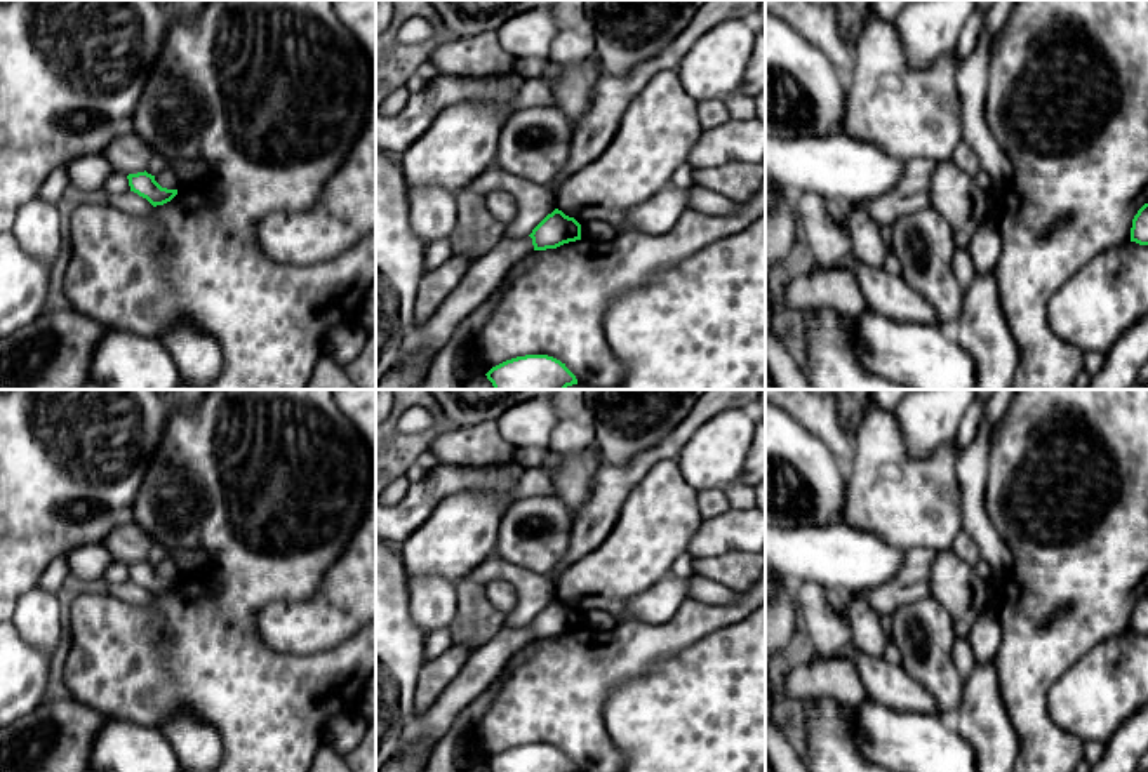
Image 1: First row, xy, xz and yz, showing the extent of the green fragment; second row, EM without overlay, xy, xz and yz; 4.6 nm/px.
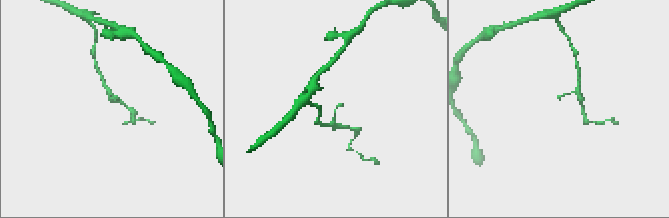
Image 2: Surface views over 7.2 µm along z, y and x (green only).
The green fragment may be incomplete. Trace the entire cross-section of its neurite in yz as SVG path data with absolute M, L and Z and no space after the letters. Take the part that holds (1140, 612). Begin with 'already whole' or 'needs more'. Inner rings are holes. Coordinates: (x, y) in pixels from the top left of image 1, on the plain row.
already whole; M1145 593L1132 609L1131 631L1148 635L1148 593Z

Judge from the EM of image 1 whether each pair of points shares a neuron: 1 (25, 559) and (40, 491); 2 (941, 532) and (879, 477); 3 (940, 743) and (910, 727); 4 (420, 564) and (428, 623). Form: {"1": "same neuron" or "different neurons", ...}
{"1": "same neuron", "2": "same neuron", "3": "same neuron", "4": "different neurons"}

